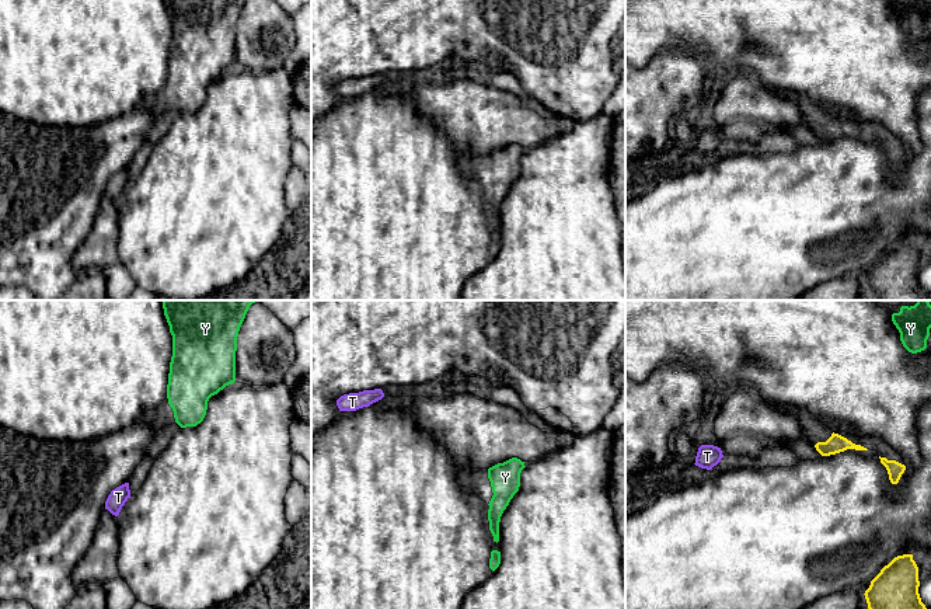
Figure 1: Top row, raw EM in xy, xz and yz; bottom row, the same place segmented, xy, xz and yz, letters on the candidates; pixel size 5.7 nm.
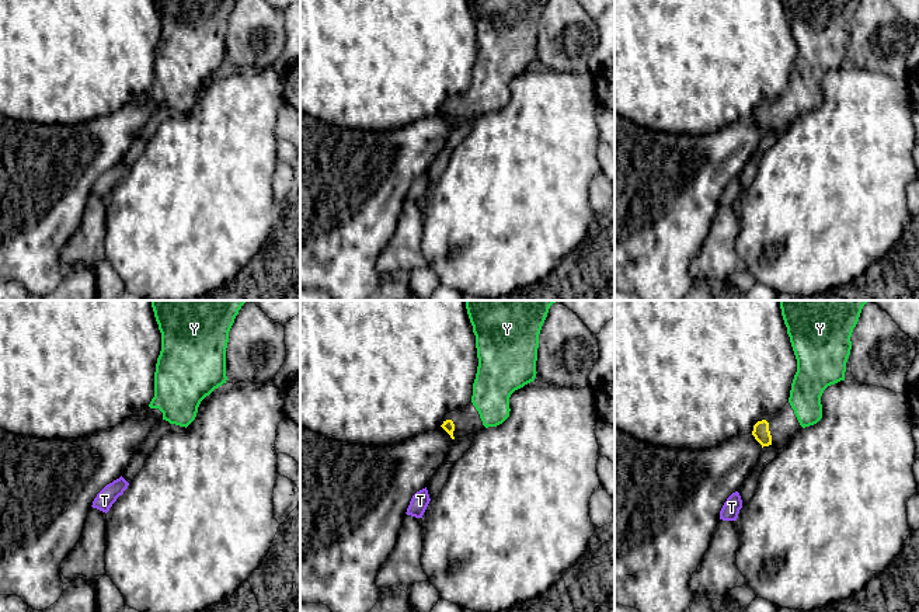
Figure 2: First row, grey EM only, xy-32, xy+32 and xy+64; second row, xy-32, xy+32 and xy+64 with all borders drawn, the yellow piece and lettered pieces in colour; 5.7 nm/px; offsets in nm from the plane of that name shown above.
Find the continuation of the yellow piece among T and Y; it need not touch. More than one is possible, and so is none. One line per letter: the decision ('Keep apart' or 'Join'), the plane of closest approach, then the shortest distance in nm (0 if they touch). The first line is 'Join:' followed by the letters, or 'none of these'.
Join: Y
T: Keep apart. Closest in yz. Distance 550 nm
Y: Join. Closest in yz. Distance 600 nm

